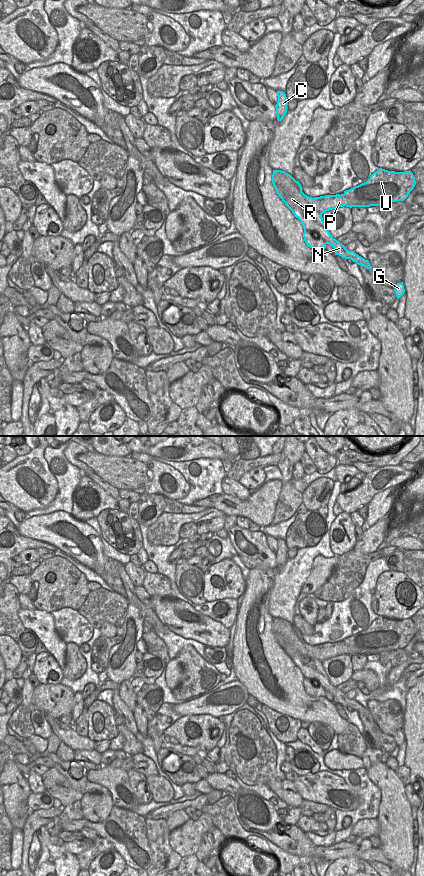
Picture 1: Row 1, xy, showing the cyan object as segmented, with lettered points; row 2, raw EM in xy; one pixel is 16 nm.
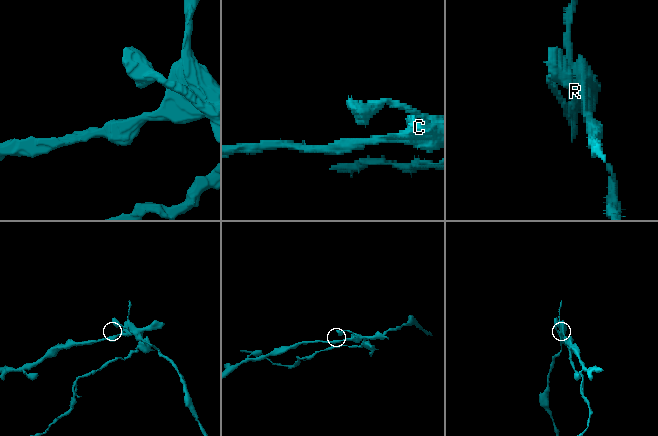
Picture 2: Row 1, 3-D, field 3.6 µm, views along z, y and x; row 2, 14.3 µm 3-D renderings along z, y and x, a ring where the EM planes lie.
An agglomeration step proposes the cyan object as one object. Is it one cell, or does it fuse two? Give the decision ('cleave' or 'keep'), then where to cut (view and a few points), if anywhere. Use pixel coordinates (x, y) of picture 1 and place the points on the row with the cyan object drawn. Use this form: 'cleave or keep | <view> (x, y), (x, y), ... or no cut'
cleave | xy (321, 213), (311, 210), (300, 220)

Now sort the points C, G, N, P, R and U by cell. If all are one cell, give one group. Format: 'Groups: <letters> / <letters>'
Groups: C P R U / G N.

